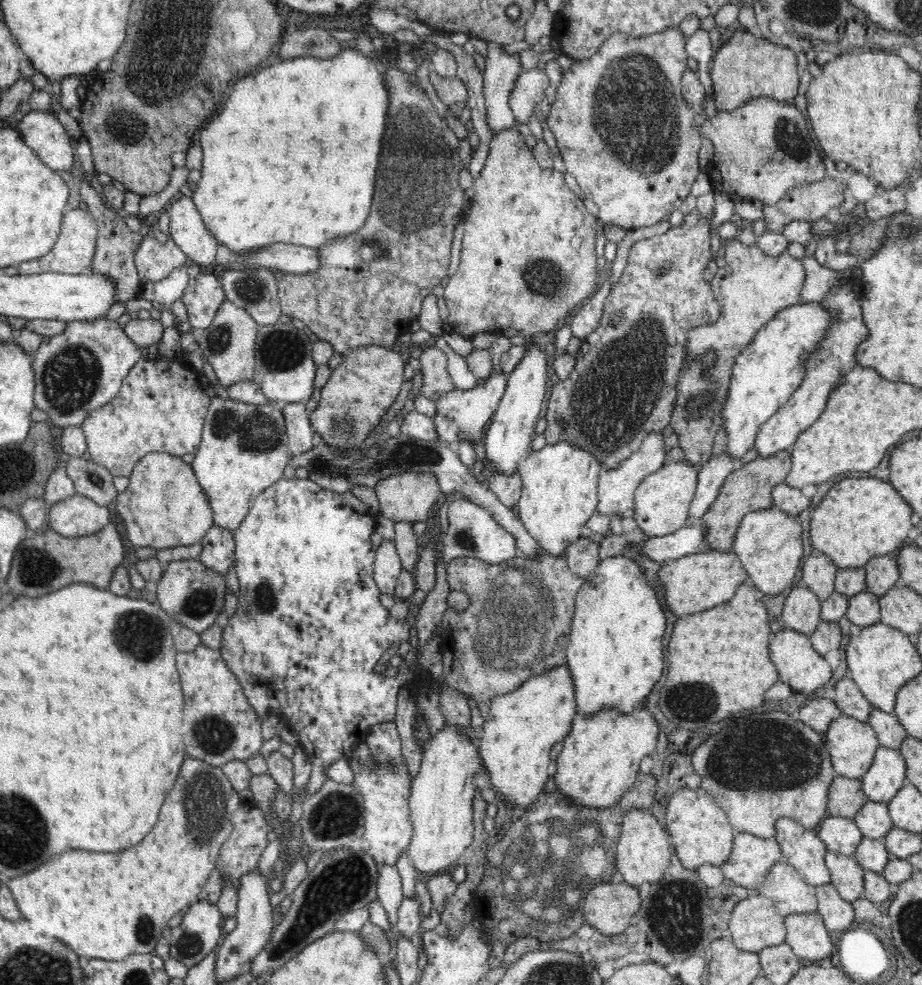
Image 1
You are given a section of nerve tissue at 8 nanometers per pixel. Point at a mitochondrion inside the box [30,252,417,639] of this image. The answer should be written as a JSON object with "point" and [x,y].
{"point":[71,376]}

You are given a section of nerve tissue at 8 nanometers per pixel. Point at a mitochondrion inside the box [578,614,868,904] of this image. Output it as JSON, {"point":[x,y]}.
{"point":[768,753]}

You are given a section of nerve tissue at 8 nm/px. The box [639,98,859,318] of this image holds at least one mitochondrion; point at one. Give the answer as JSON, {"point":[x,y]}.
{"point":[789,137]}

